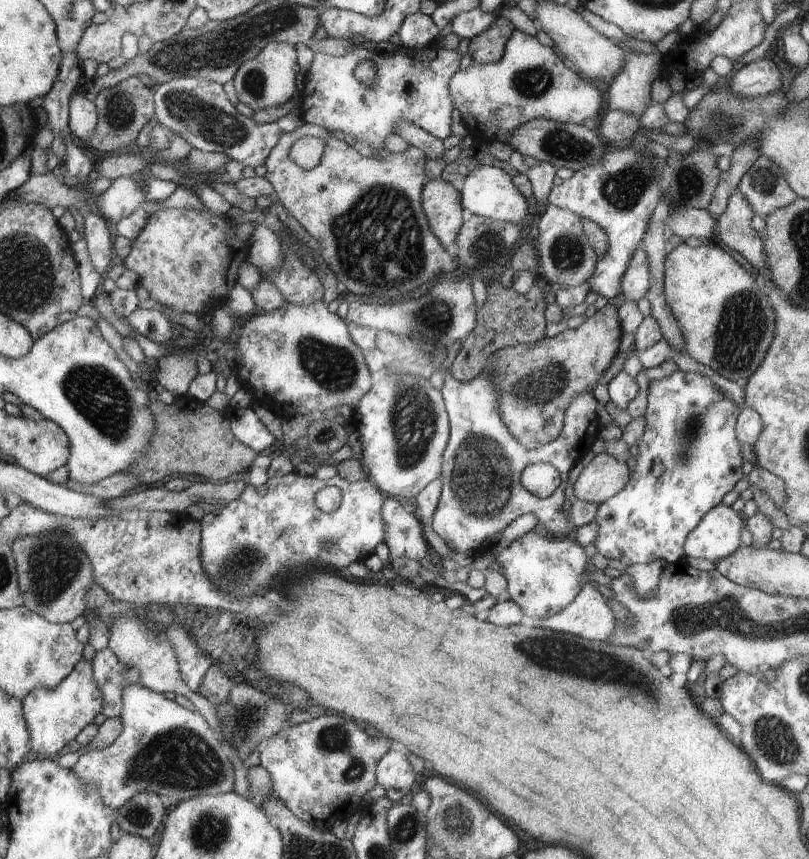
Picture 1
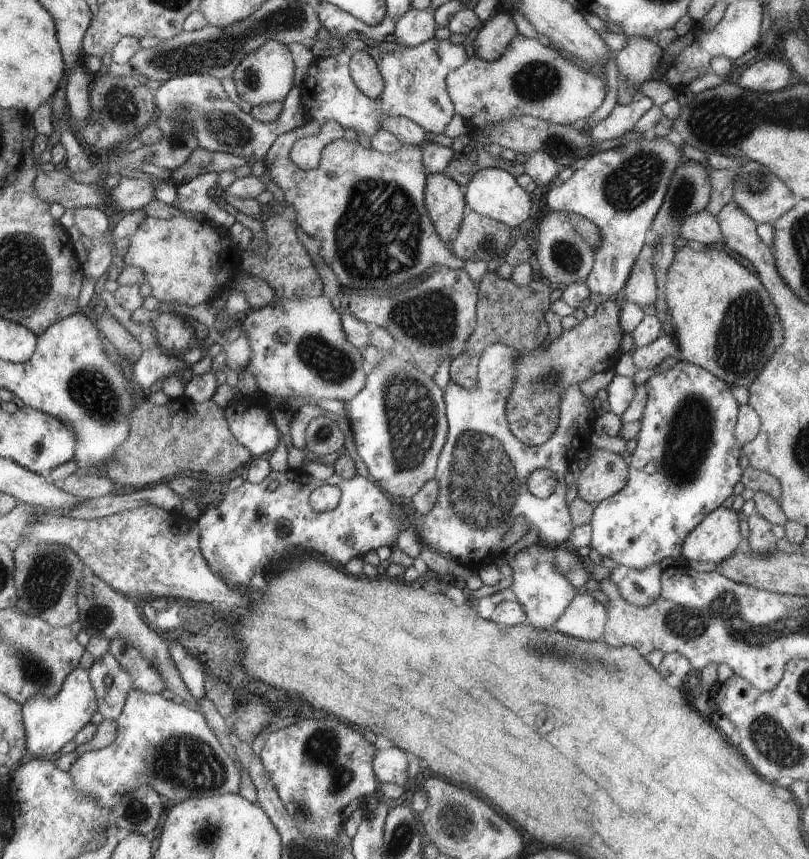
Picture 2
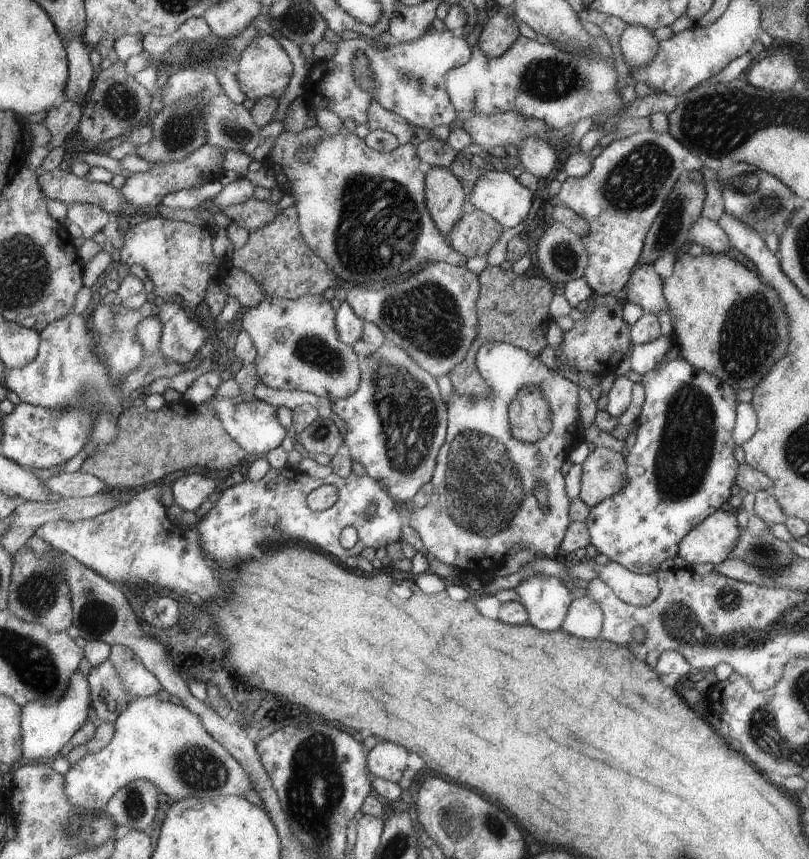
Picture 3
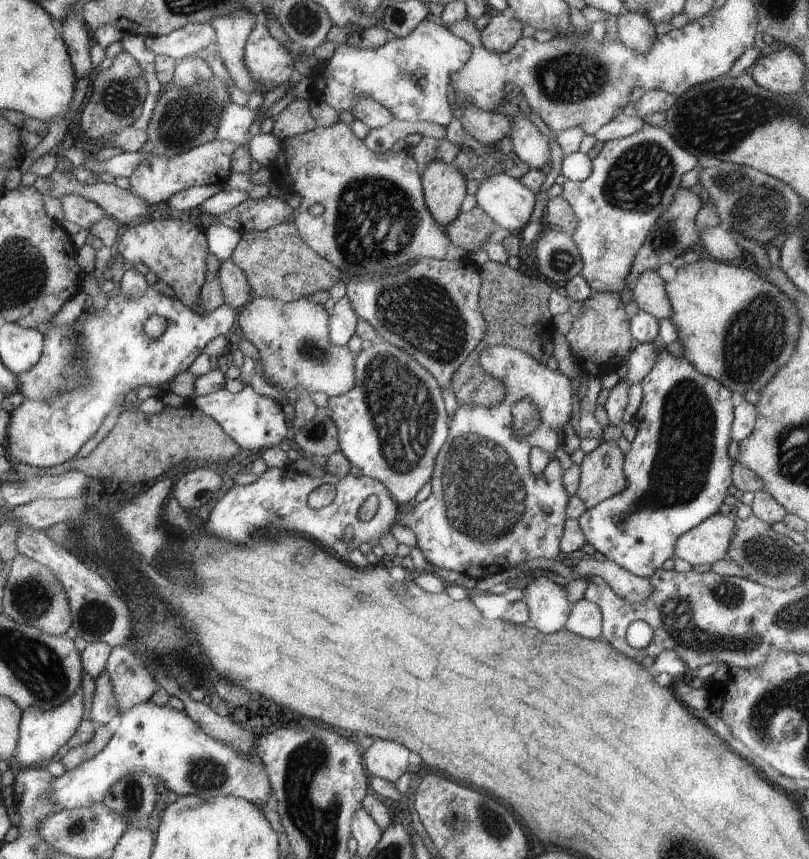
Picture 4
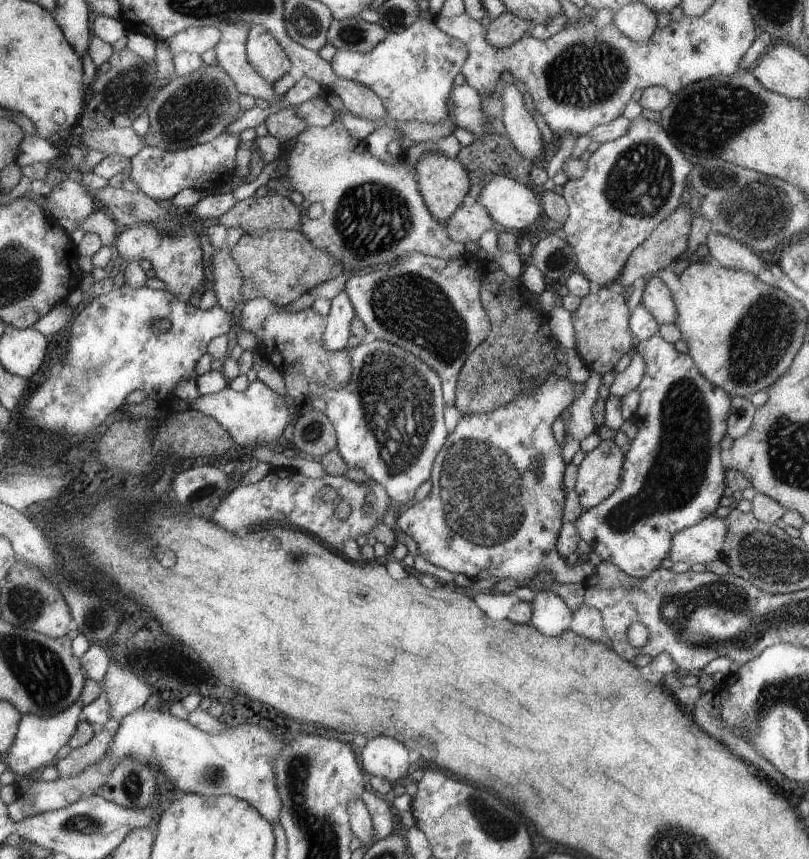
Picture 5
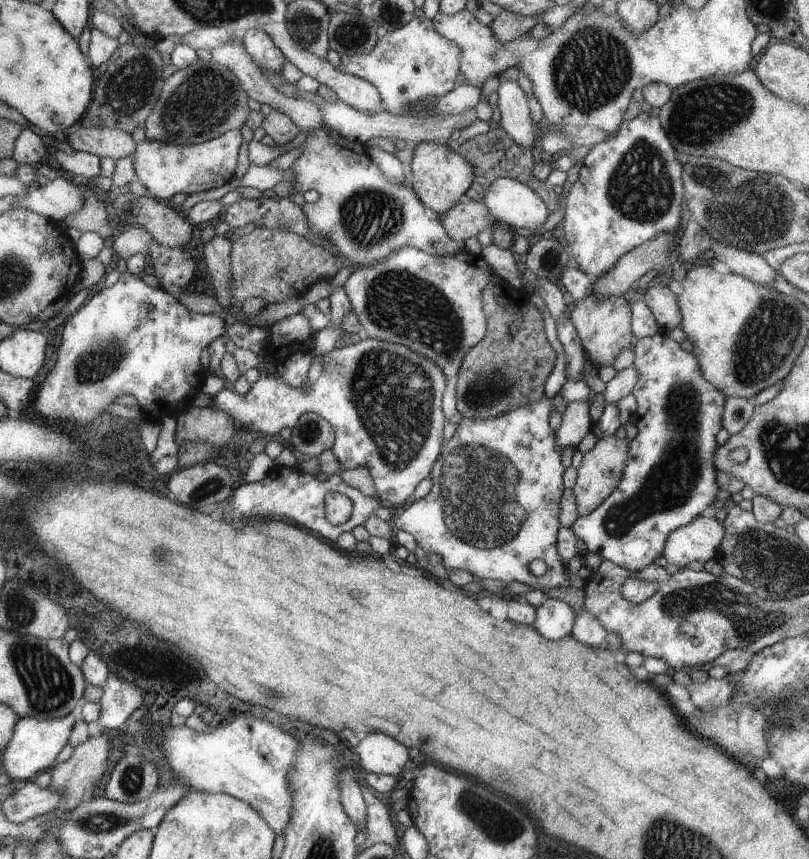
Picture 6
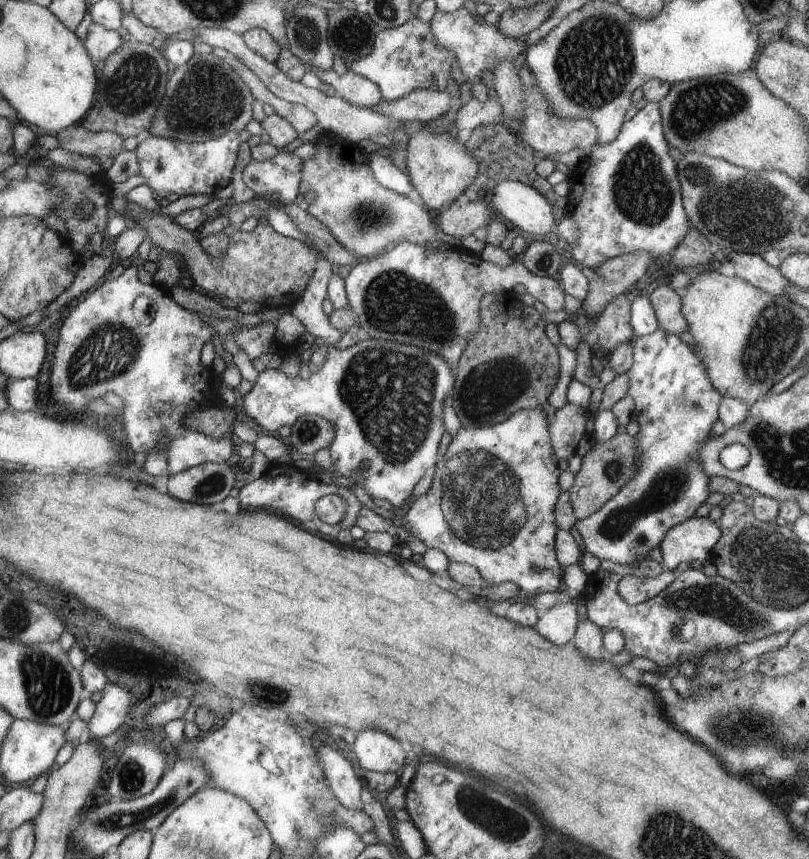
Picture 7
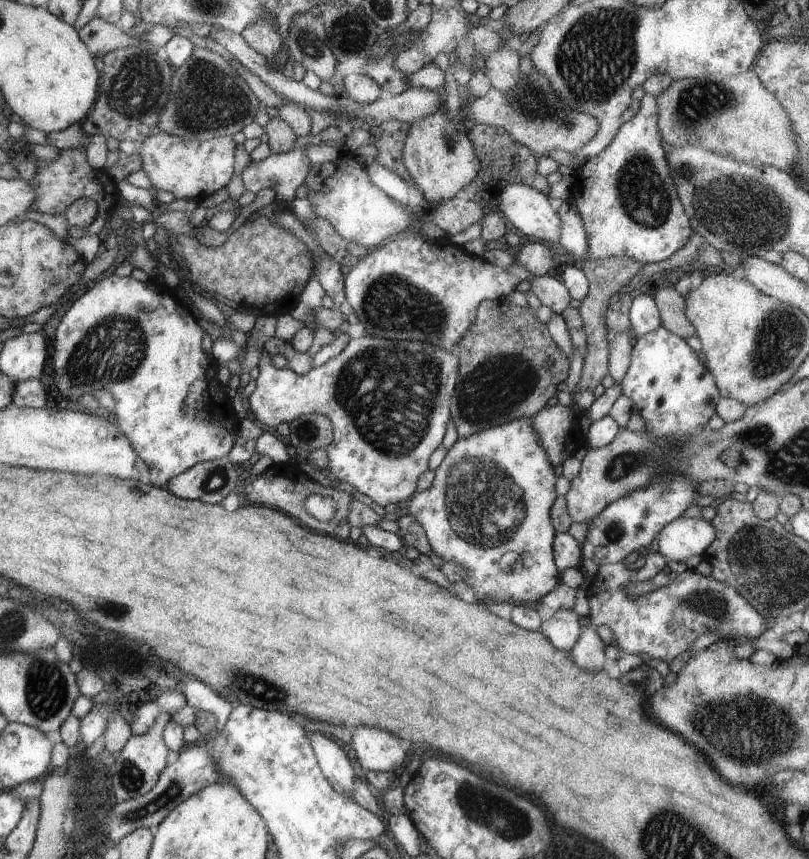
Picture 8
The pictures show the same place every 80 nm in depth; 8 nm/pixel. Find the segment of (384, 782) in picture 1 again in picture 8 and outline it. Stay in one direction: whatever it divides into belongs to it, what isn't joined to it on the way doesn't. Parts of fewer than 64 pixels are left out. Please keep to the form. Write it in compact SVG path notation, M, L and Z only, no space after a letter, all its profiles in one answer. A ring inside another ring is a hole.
M358 726L352 733L350 746L362 769L372 771L375 775L393 775L404 764L406 748L402 750L400 740L390 732Z

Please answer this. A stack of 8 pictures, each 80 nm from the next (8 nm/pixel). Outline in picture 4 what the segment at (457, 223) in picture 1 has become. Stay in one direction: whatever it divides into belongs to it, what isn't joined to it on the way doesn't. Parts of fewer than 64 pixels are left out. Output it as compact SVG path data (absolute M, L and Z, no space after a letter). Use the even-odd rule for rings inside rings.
M440 160L428 162L420 178L422 178L425 204L434 221L442 228L449 226L450 222L453 222L460 214L461 203L467 195L466 178L456 166Z

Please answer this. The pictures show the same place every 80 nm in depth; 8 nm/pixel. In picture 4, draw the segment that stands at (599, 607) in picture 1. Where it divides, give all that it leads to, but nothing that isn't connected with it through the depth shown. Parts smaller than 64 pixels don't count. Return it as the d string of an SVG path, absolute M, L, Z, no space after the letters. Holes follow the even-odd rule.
M582 599L571 606L563 630L578 634L586 639L602 638L603 618L598 606L594 602Z

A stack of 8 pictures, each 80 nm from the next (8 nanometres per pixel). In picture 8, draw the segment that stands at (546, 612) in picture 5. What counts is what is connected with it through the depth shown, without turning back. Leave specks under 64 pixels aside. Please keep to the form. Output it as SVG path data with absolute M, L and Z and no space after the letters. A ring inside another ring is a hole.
M558 610L544 617L539 632L544 634L558 650L572 650L580 639L582 626L574 610Z

